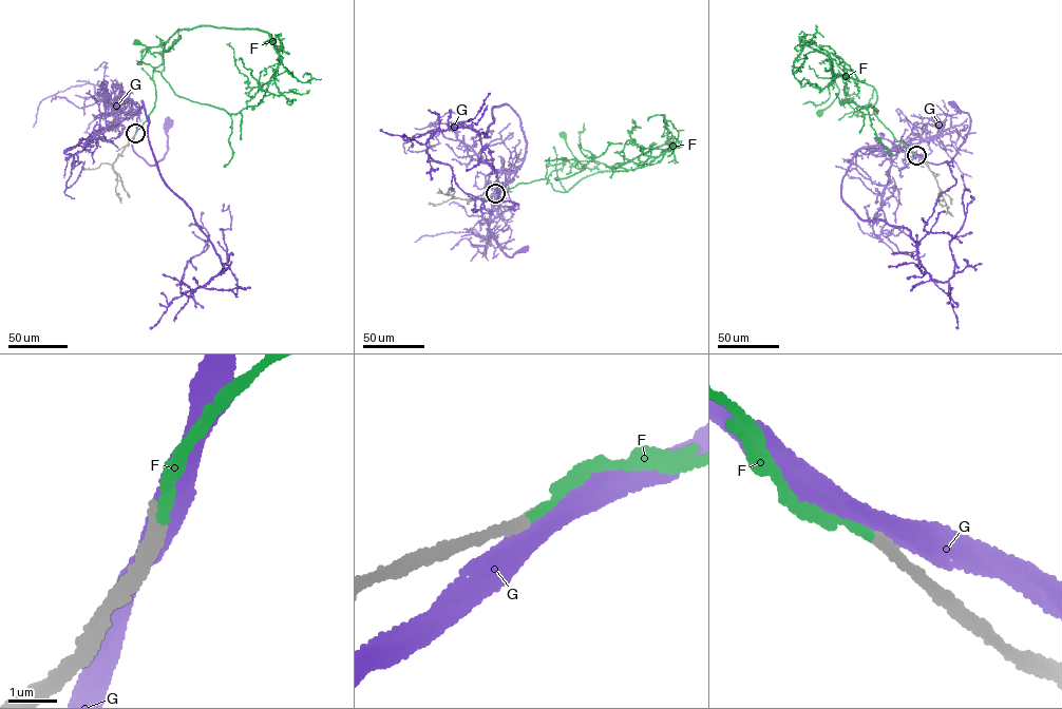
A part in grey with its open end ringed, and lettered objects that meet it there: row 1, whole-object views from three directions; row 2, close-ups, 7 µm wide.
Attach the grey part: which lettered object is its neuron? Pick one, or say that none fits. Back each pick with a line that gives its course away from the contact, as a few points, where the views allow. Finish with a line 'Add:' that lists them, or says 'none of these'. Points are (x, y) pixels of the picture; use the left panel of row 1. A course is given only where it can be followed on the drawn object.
F: Its course: (135, 133), (154, 108), (152, 73), (167, 41), (192, 27), (160, 45), (137, 42)
Add: F

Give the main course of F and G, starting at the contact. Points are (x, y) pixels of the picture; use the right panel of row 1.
F: (916, 156), (873, 113), (875, 89), (850, 76), (833, 59), (832, 75), (839, 92), (819, 112)
G: (916, 155), (937, 164), (952, 159), (966, 137), (970, 117), (953, 103)

